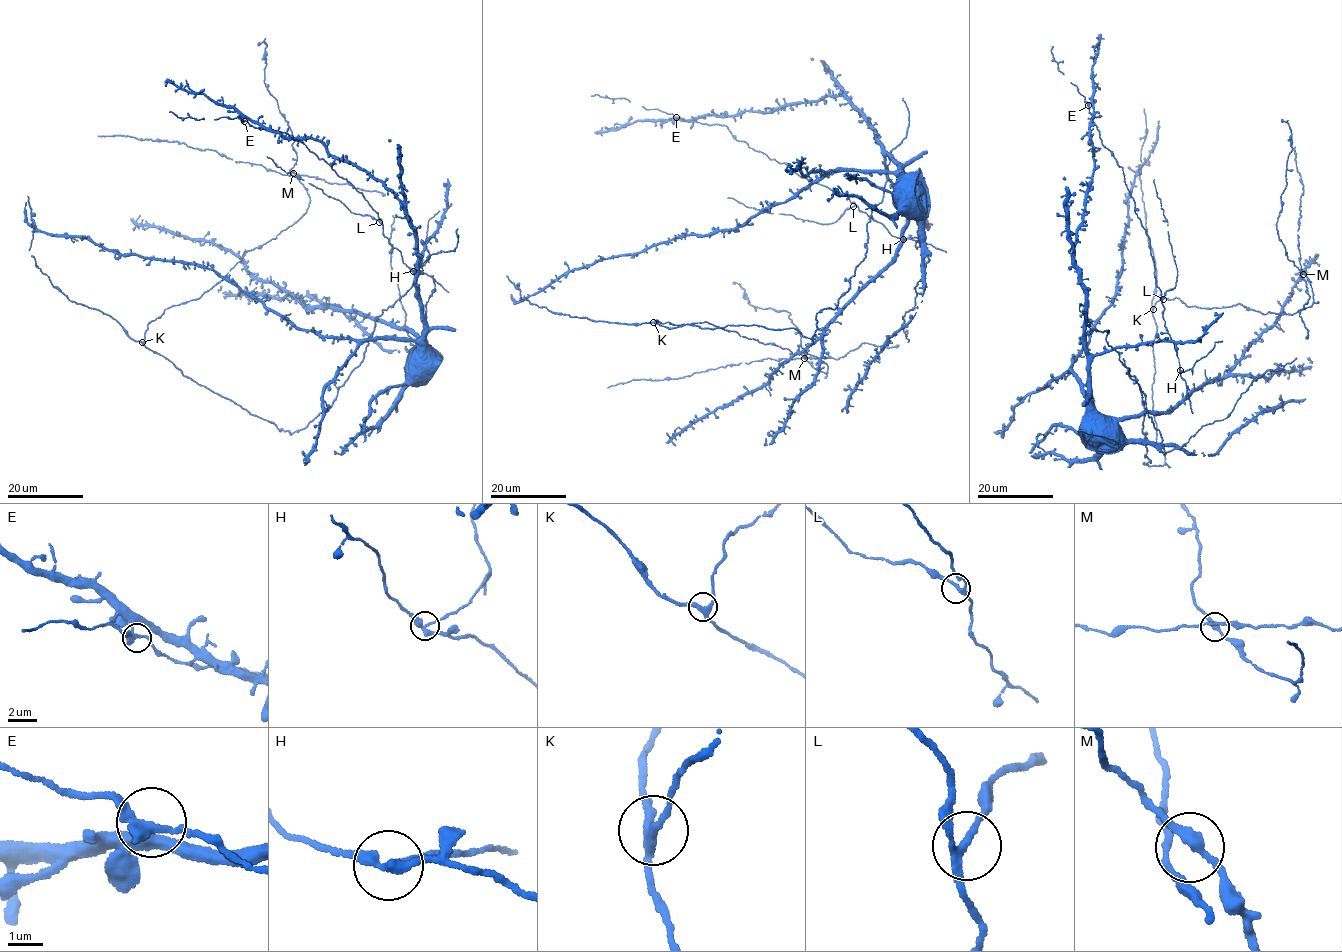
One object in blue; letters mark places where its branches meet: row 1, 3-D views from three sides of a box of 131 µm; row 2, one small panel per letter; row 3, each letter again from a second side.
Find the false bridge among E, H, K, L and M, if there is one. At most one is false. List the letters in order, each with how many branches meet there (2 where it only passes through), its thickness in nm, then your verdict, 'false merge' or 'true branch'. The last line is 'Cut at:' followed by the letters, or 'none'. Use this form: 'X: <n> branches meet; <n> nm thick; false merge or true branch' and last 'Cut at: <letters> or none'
E: 3 branches meet; 280 nm thick; true branch
H: 3 branches meet; 260 nm thick; false merge
K: 3 branches meet; 260 nm thick; true branch
L: 3 branches meet; 200 nm thick; true branch
M: 3 branches meet; 240 nm thick; true branch
Cut at: H

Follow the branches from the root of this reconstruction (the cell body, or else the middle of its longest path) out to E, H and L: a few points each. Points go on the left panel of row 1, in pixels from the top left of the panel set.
E: (417, 350), (423, 332), (417, 234), (406, 205), (379, 181), (335, 159), (319, 141), (285, 139), (244, 121)
H: (417, 350), (417, 234), (406, 205), (319, 141), (285, 139), (244, 118), (303, 142), (346, 179), (413, 270)
L: (417, 350), (417, 234), (406, 205), (319, 141), (285, 139), (244, 118), (303, 142), (379, 222)

